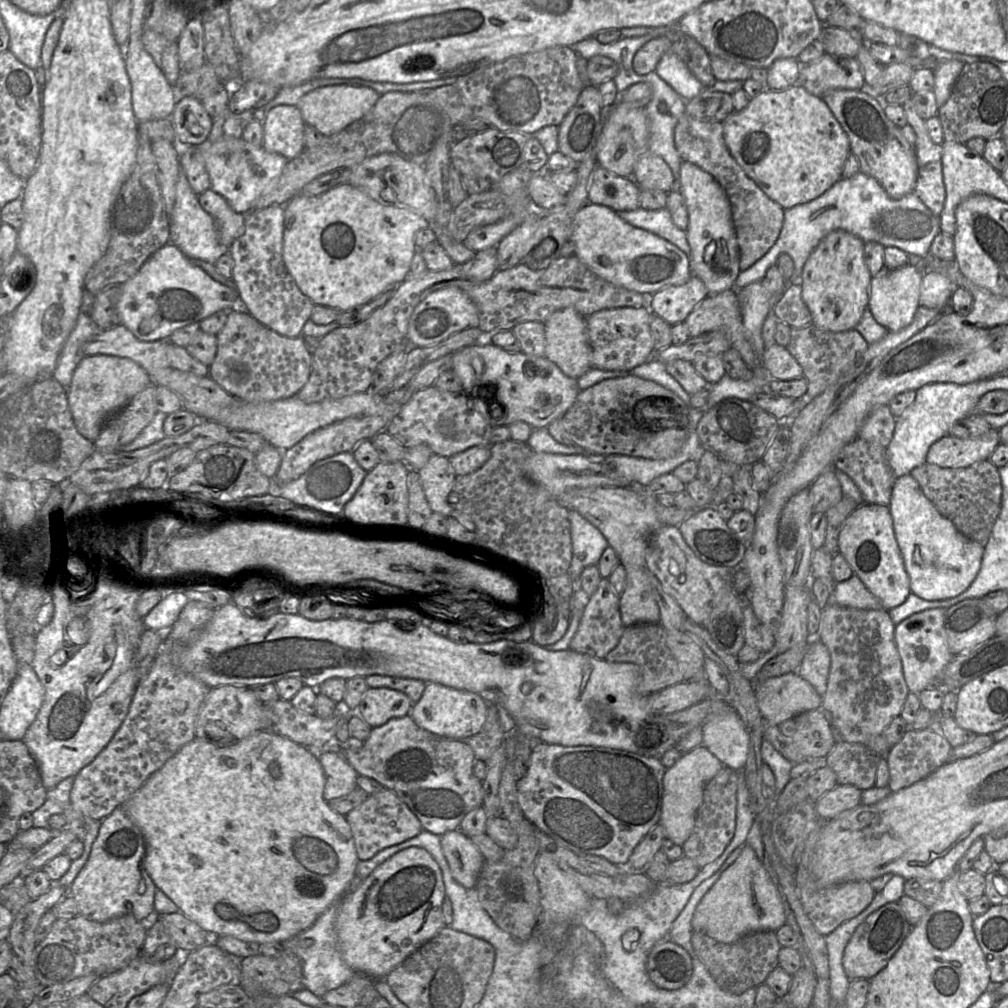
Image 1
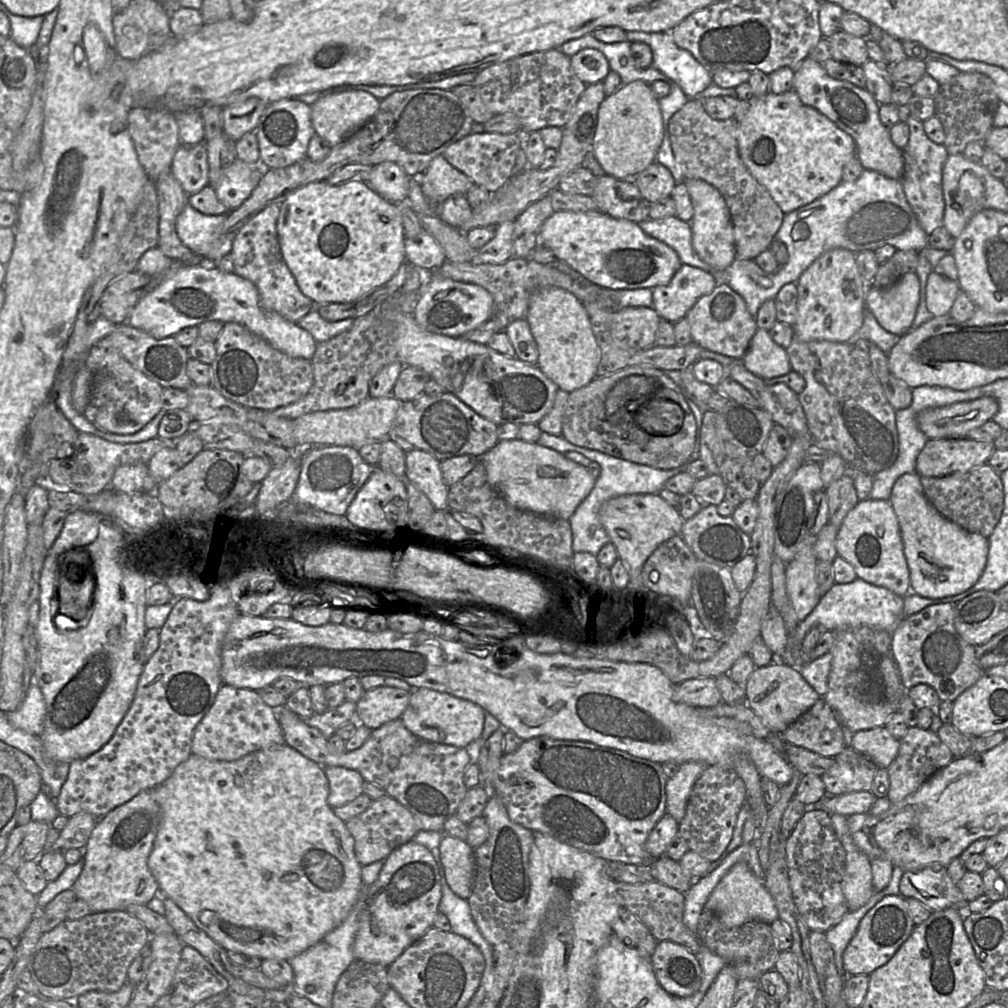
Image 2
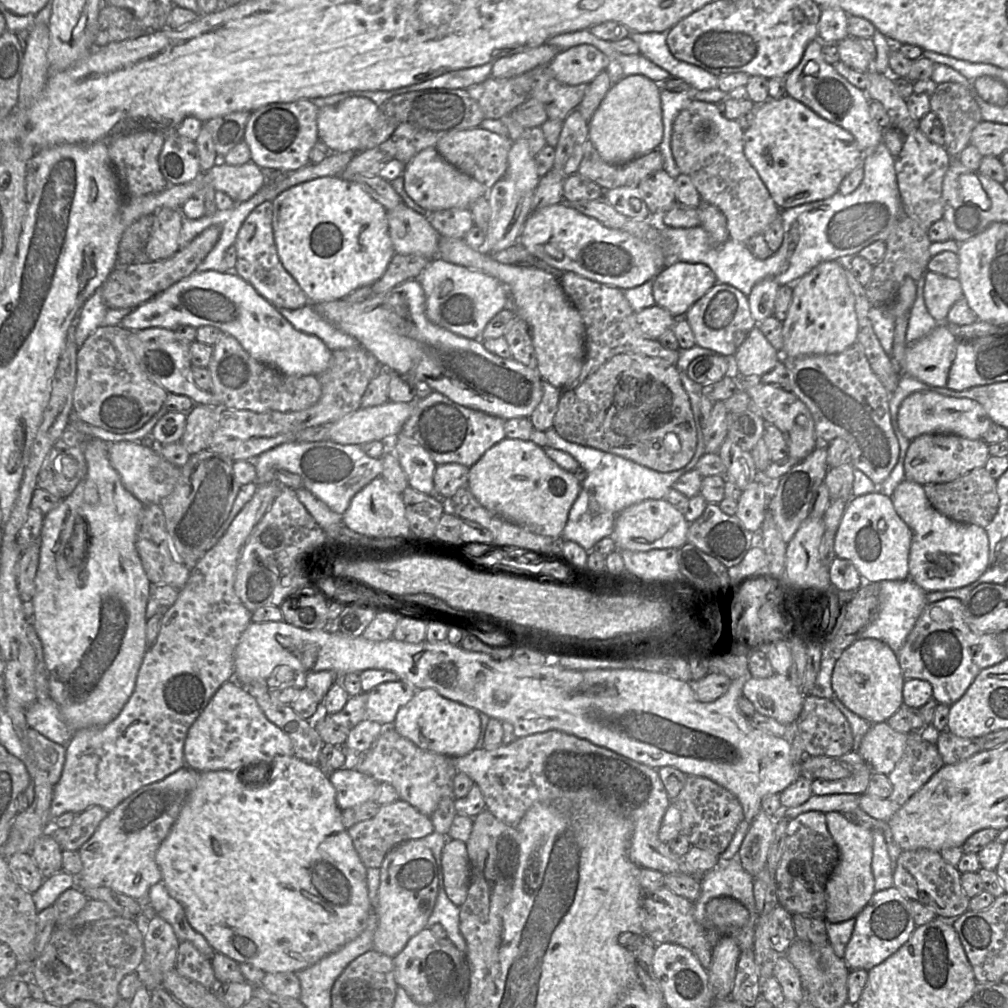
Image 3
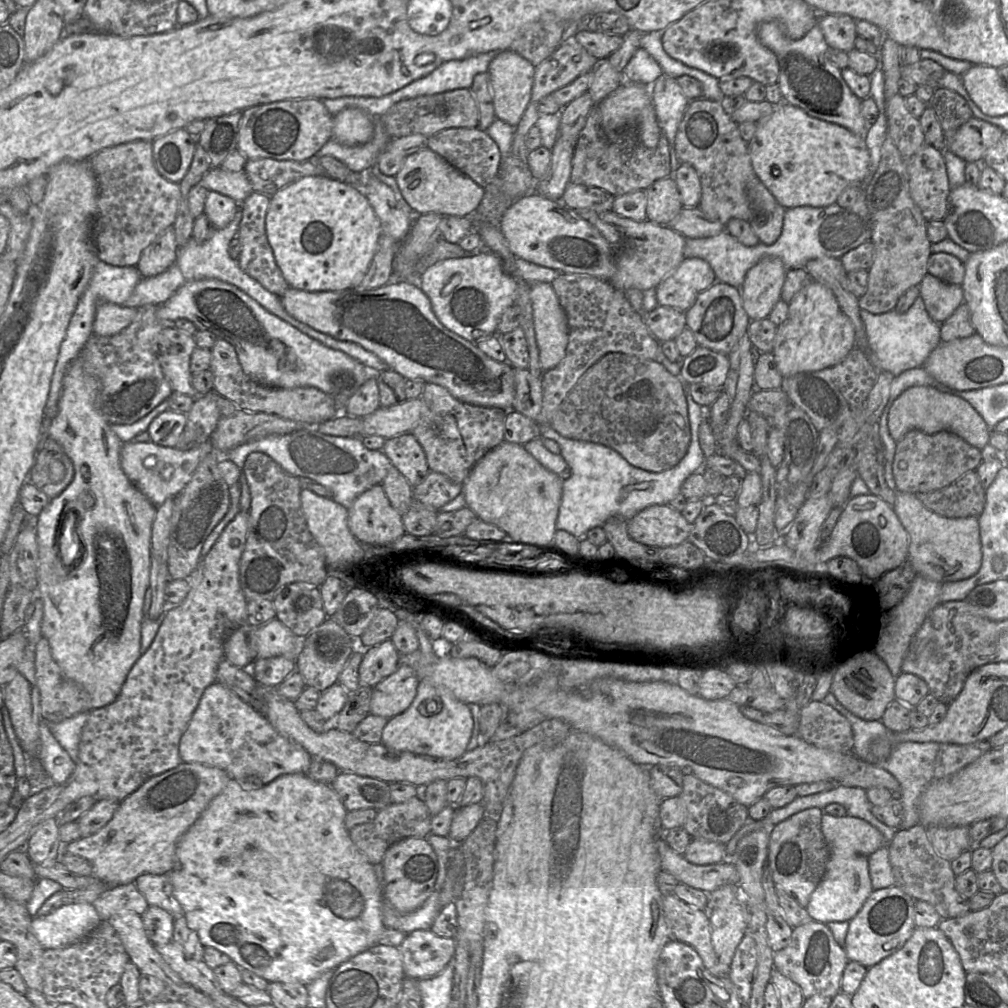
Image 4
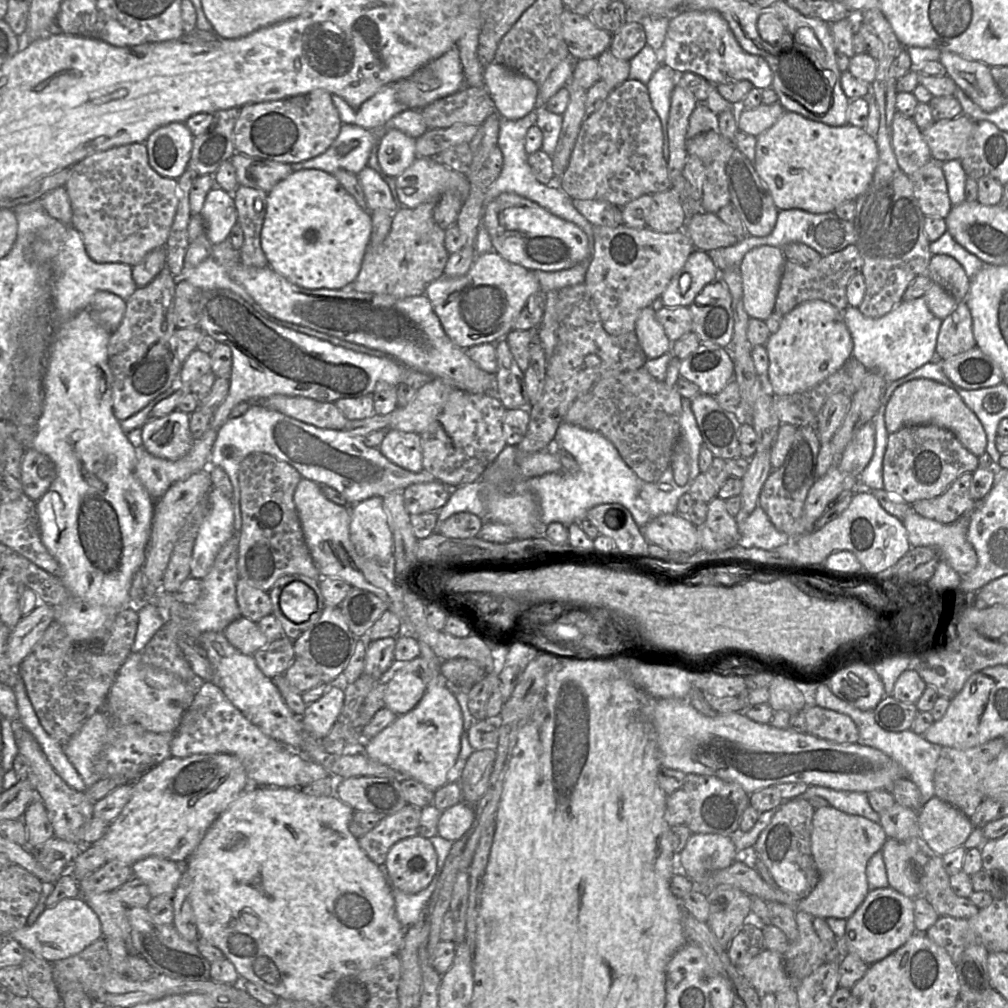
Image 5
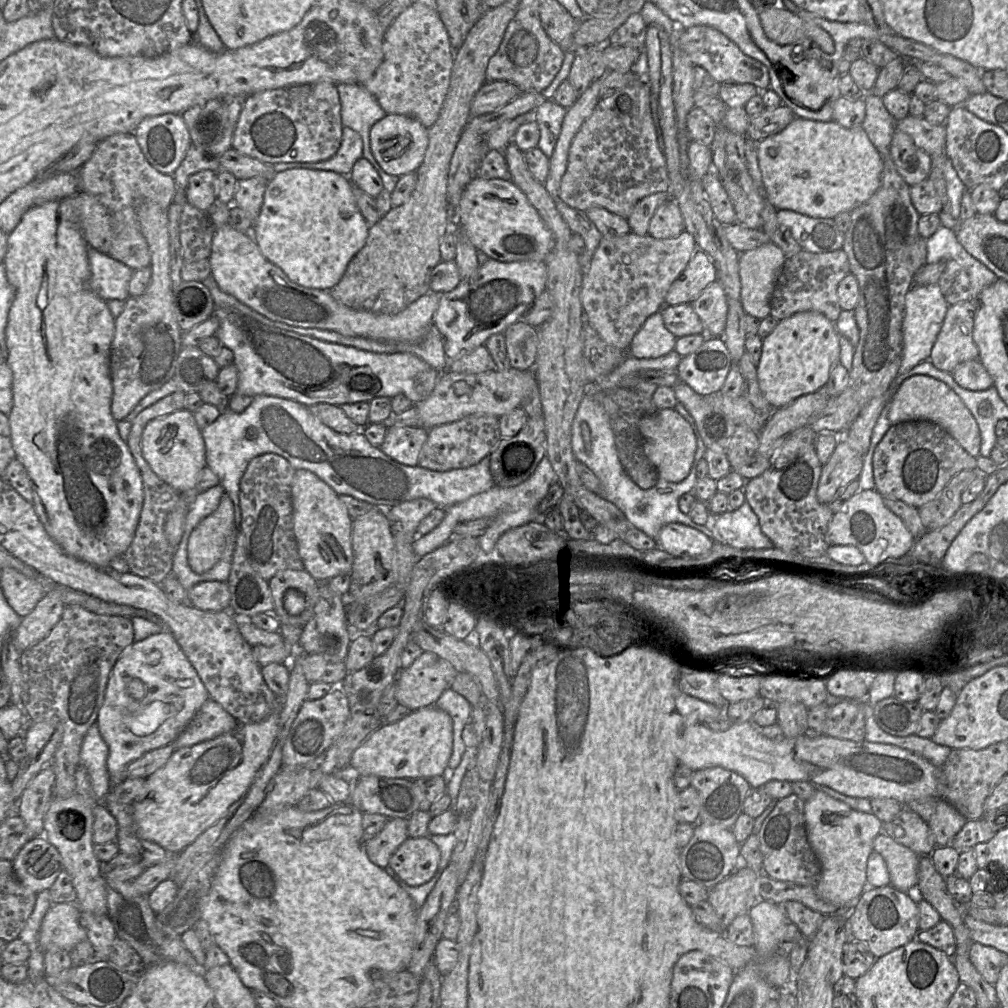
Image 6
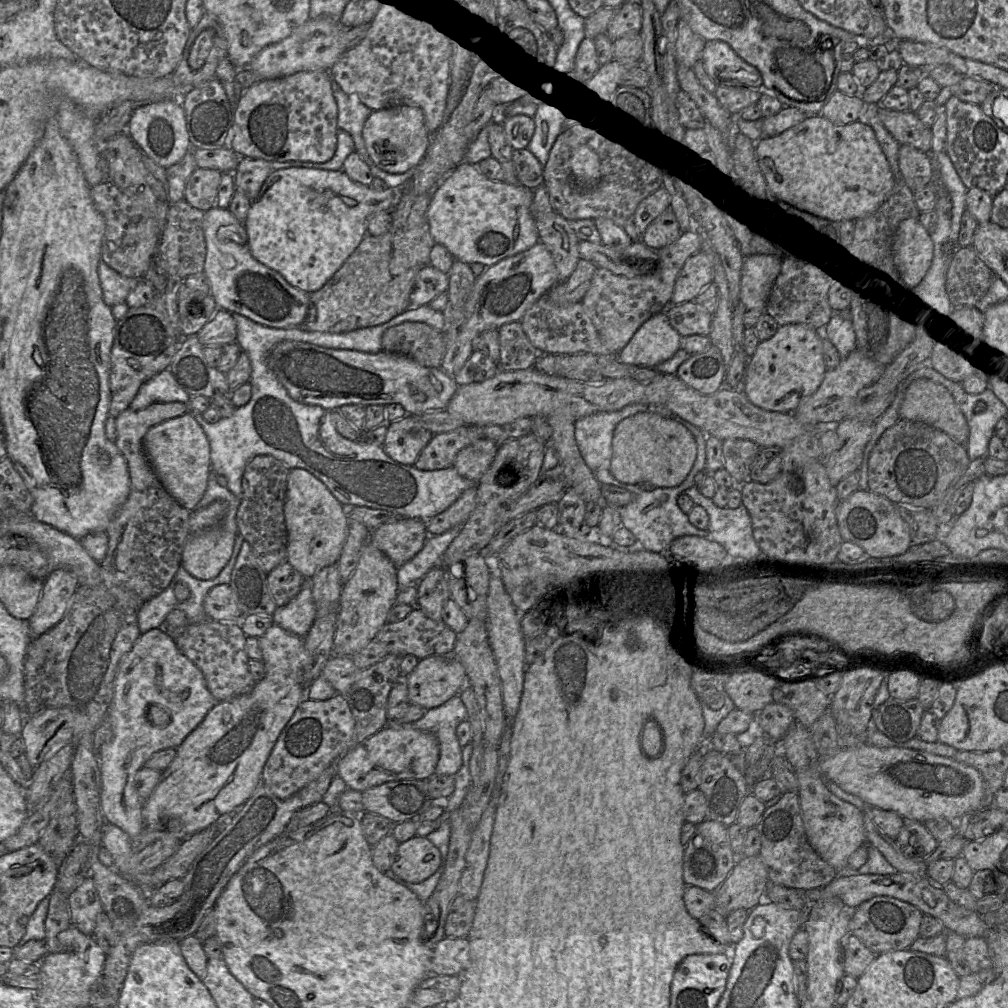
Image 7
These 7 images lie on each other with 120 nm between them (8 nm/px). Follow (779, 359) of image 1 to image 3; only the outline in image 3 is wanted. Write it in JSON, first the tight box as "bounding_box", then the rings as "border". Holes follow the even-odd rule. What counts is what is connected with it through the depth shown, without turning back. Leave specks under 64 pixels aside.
{"bounding_box":[733,327,782,379],"border":[[[754,327],[733,356],[740,378],[759,379],[771,371],[782,355],[769,343],[758,327]]]}

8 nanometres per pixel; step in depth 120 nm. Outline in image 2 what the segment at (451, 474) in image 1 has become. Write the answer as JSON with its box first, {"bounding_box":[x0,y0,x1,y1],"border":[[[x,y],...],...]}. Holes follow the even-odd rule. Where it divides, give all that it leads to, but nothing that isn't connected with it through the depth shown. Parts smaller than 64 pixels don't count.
{"bounding_box":[406,450,448,511],"border":[[[423,450],[406,452],[406,480],[415,485],[432,503],[436,511],[448,510],[448,486],[445,484],[440,463]]]}

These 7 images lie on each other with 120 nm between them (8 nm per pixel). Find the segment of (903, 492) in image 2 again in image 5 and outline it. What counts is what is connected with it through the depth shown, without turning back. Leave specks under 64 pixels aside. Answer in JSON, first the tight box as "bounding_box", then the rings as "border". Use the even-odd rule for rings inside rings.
{"bounding_box":[902,507,977,575],"border":[[[910,507],[902,522],[911,547],[937,548],[940,560],[945,560],[960,575],[976,567],[977,554],[967,540],[970,514],[962,515],[953,523],[943,524],[920,516]]]}

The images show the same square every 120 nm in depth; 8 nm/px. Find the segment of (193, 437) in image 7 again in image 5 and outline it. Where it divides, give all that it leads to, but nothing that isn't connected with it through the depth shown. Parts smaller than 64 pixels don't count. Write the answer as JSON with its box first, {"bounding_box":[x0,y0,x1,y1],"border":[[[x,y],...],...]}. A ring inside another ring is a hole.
{"bounding_box":[141,410,194,459],"border":[[[175,410],[164,417],[148,420],[141,428],[142,448],[159,458],[181,459],[194,445],[189,417]]]}

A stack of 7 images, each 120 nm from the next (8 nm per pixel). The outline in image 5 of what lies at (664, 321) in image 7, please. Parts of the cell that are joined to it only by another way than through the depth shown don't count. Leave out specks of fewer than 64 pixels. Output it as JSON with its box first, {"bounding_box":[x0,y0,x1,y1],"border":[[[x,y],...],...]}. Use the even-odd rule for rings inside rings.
{"bounding_box":[635,307,672,359],"border":[[[651,307],[644,308],[635,325],[636,336],[647,359],[659,358],[672,347],[672,342],[656,320],[655,314]]]}

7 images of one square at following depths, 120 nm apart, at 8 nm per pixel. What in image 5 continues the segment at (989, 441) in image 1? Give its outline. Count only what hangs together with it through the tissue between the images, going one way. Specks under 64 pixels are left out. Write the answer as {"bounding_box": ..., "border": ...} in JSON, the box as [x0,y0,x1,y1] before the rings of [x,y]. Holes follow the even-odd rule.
{"bounding_box":[882,424,978,505],"border":[[[934,424],[904,426],[888,436],[882,465],[884,490],[911,505],[917,500],[941,495],[960,475],[973,473],[978,466],[978,457],[967,450],[952,431]]]}

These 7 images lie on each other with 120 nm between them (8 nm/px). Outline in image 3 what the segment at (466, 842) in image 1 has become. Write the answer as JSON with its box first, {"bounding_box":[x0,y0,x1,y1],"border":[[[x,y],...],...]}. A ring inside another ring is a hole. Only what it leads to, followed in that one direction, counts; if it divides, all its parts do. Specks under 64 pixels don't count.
{"bounding_box":[442,840,469,907],"border":[[[447,840],[442,849],[442,867],[446,894],[460,907],[465,902],[469,885],[469,860],[464,842]]]}

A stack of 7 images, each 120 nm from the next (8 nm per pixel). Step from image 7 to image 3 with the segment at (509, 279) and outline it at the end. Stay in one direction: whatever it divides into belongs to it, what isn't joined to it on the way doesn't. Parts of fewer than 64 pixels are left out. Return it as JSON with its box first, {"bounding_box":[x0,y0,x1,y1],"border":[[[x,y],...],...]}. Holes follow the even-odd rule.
{"bounding_box":[416,257,509,339],"border":[[[440,257],[430,260],[416,278],[426,296],[426,314],[435,324],[470,339],[479,339],[488,322],[505,308],[509,287],[483,272],[447,262]]]}

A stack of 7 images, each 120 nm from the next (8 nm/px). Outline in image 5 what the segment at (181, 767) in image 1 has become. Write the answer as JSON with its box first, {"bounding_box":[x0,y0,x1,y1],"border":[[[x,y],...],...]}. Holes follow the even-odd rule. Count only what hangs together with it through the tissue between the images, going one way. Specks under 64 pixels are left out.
{"bounding_box":[183,787,405,1007],"border":[[[249,787],[243,793],[241,793],[237,799],[235,799],[229,807],[214,821],[214,823],[207,830],[204,838],[201,840],[199,845],[189,856],[189,858],[183,863],[192,877],[192,889],[190,892],[190,902],[192,910],[195,916],[195,921],[198,930],[198,936],[205,938],[211,944],[219,948],[236,968],[240,977],[243,980],[254,982],[265,989],[273,992],[280,998],[291,999],[291,1000],[307,1000],[317,1007],[325,1006],[328,999],[332,995],[335,987],[345,977],[358,974],[359,972],[369,969],[377,964],[382,959],[398,954],[399,949],[402,945],[405,929],[397,919],[395,912],[395,902],[391,888],[386,883],[382,873],[379,871],[378,865],[370,860],[363,849],[360,847],[358,839],[356,839],[349,830],[349,823],[353,817],[355,810],[349,805],[342,802],[335,794],[329,796],[315,797],[304,794],[300,789],[293,788],[267,788],[267,787]]]}

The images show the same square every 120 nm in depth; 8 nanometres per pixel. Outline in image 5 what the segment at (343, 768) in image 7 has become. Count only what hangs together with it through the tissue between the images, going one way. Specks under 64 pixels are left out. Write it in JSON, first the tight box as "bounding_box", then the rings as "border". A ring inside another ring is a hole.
{"bounding_box":[365,642,463,793],"border":[[[419,642],[420,656],[424,658],[430,669],[430,680],[419,703],[406,714],[399,715],[385,729],[365,742],[367,755],[372,760],[387,765],[401,777],[410,777],[425,785],[434,793],[451,780],[451,776],[459,769],[458,756],[461,749],[463,732],[463,715],[461,707],[454,695],[452,687],[441,672],[442,660],[424,642]]]}

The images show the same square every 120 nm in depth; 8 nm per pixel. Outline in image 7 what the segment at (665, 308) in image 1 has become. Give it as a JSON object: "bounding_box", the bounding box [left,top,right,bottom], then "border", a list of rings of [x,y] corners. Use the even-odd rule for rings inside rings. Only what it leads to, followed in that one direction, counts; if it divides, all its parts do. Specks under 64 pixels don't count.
{"bounding_box":[670,251,714,305],"border":[[[704,251],[692,254],[681,268],[673,289],[670,305],[694,301],[700,292],[713,283],[714,266]]]}

